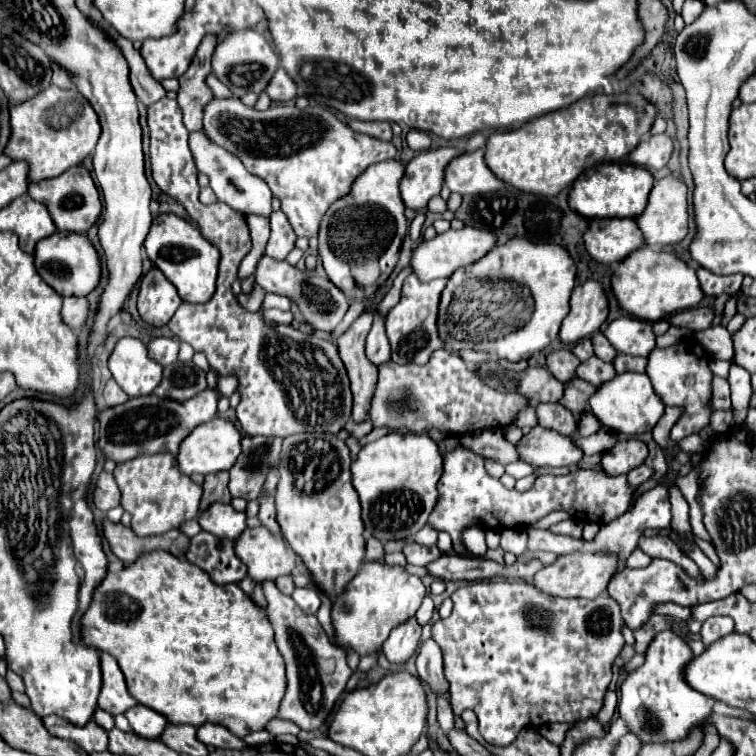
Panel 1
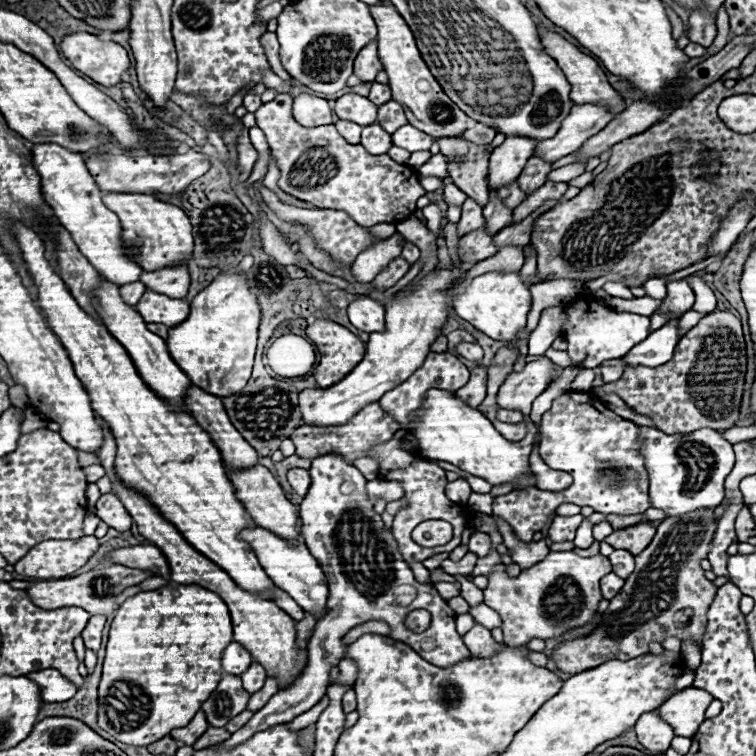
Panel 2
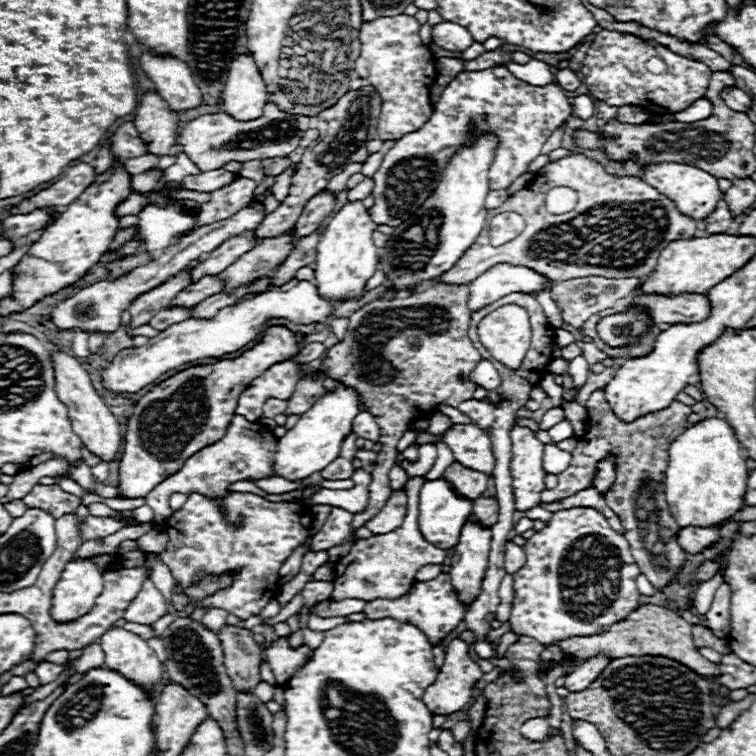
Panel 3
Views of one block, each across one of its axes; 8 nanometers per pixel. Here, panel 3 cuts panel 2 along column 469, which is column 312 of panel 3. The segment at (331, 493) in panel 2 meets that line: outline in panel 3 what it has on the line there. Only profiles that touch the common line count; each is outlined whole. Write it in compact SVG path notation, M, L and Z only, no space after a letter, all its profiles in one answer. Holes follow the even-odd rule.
M288 636L274 640L266 648L266 658L268 658L268 664L270 664L278 684L288 682L312 658L312 654L314 654L314 650L310 650L306 644L302 644L298 648L290 648Z

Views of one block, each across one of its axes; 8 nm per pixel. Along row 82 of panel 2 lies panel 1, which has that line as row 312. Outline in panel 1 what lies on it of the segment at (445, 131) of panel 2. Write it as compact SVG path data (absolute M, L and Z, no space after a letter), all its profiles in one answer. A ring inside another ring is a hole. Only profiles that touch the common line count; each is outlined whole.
M410 274L404 280L400 302L388 312L386 316L386 332L388 340L392 344L392 360L398 364L426 364L432 356L432 352L444 348L444 342L438 336L438 304L440 294L446 288L446 278L422 282L416 274Z

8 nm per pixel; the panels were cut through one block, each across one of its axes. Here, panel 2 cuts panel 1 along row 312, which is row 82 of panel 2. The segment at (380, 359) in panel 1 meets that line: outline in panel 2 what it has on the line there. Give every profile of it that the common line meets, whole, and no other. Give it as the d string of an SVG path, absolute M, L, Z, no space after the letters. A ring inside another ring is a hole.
M374 82L374 84L372 84L372 90L370 90L370 94L368 94L368 98L370 98L374 104L378 104L378 106L392 100L388 84L378 84L378 82Z

